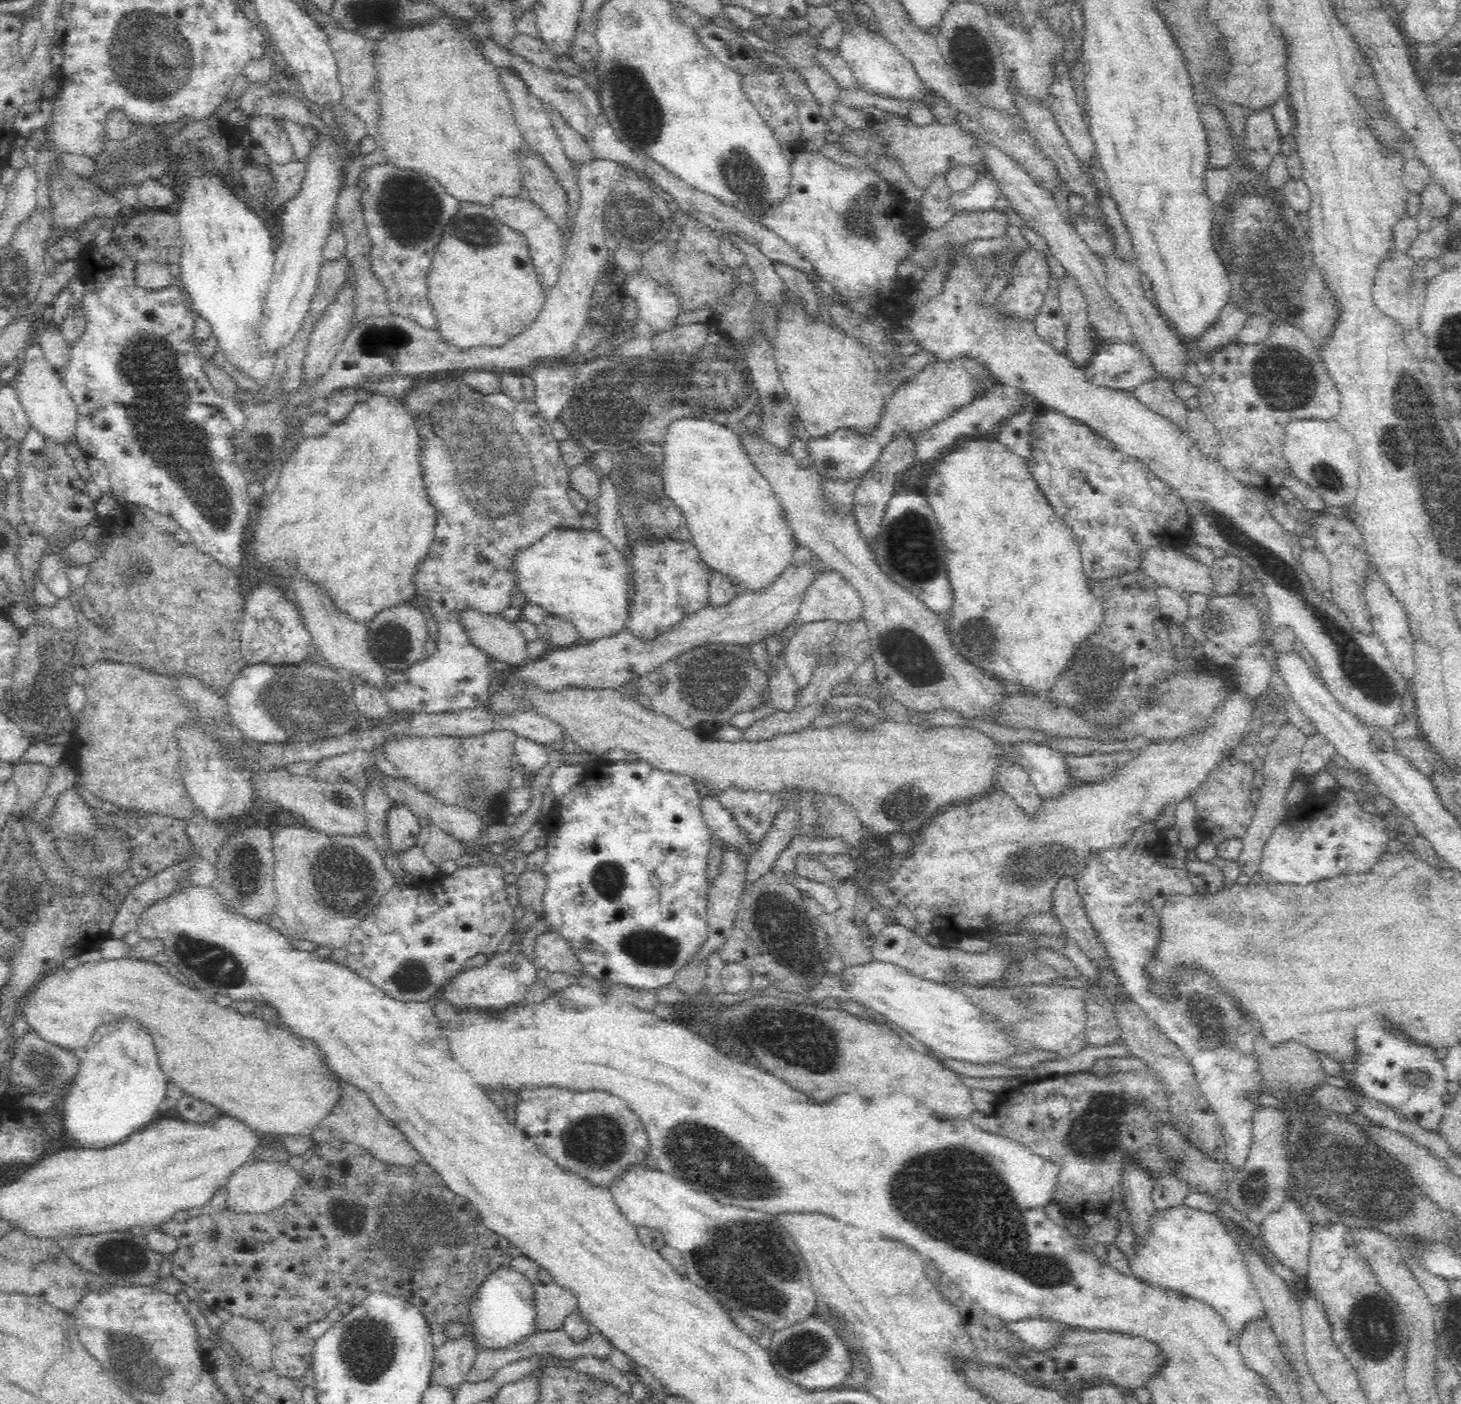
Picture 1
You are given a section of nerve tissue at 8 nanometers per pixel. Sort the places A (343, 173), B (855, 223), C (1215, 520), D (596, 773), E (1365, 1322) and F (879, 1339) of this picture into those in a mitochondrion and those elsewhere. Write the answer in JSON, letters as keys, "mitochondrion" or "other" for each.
{"A":"other","B":"mitochondrion","C":"mitochondrion","D":"other","E":"mitochondrion","F":"other"}

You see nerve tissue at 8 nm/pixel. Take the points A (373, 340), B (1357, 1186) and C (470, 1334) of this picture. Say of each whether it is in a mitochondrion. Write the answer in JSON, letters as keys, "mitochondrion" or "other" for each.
{"A":"mitochondrion","B":"mitochondrion","C":"other"}

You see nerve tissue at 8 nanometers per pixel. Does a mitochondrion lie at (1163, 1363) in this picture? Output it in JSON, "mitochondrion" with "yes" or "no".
{"mitochondrion":"no"}

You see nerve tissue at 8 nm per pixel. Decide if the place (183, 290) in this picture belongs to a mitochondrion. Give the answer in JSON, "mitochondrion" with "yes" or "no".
{"mitochondrion":"no"}

